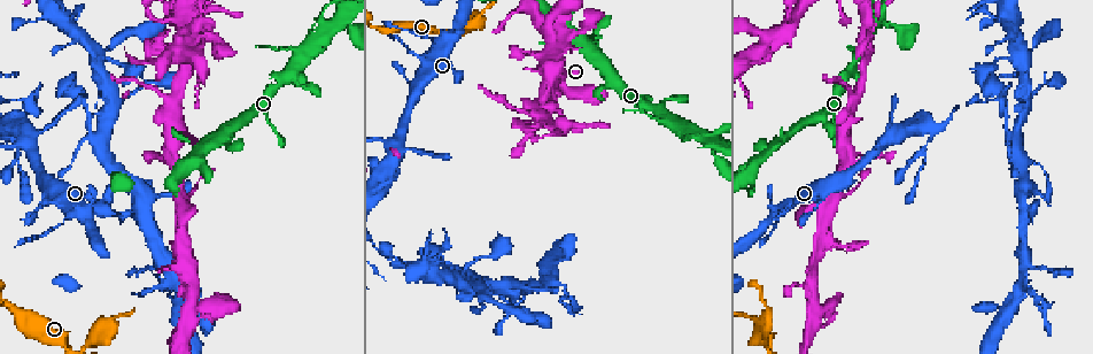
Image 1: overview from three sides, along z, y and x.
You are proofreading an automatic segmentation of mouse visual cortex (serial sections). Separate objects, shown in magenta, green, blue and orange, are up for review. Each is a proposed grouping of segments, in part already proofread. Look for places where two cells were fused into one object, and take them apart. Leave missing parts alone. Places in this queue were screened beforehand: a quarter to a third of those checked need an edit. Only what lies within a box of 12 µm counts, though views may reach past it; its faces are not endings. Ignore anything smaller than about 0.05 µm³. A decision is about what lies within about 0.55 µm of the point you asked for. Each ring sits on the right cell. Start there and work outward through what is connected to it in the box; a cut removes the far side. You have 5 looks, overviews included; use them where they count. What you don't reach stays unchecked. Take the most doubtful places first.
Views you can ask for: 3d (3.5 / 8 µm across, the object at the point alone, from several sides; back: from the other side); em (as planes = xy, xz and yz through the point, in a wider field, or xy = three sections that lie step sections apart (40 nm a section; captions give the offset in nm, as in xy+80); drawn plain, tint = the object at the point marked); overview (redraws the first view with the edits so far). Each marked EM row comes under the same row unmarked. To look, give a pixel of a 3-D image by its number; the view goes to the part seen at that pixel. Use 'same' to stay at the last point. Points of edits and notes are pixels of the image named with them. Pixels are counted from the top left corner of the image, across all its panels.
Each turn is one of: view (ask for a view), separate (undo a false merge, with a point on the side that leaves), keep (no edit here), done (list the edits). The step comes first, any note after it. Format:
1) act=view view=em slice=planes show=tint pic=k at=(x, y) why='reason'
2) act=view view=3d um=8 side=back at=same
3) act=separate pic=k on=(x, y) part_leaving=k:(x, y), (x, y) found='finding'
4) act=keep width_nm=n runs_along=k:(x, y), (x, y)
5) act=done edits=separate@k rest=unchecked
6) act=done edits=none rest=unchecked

act=view view=3d um=3.5 pic=1 at=(860, 52)

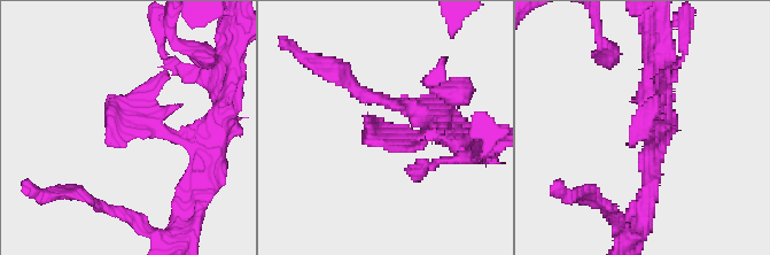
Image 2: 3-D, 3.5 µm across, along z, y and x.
act=view view=em slice=xy step=5 show=tint pic=2 at=(406, 130)

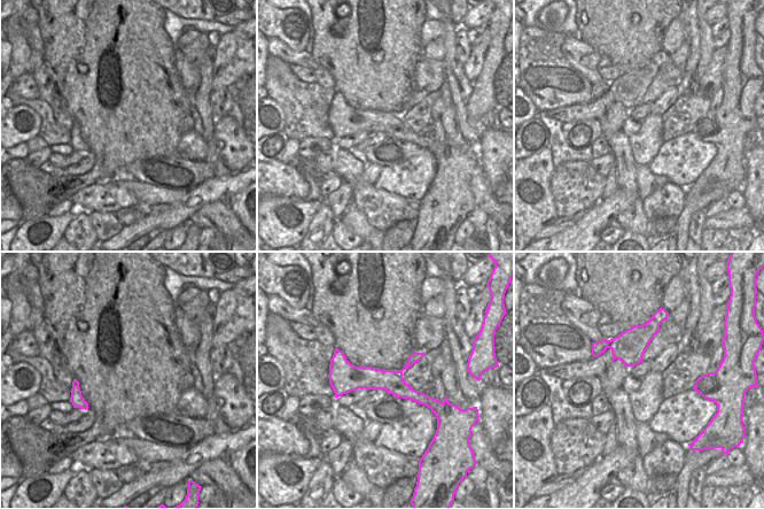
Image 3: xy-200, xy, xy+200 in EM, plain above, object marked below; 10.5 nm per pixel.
act=keep runs_along=3:(336, 373), (389, 379), (430, 401) found='all the same cell'

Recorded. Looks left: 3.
act=view view=3d um=3.5 pic=1 at=(17, 149) why='branch point'

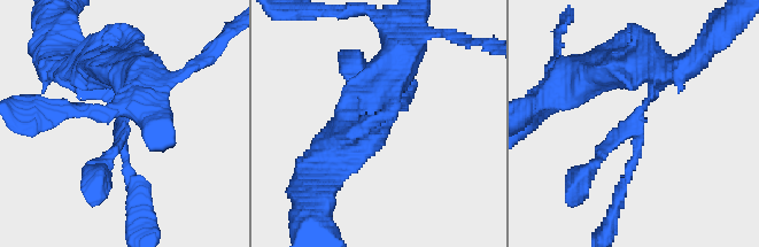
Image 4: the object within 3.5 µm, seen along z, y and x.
act=view view=em slice=xy step=3 show=tint pic=4 at=(119, 122) arms=3 arm_widths_nm=100,150,350

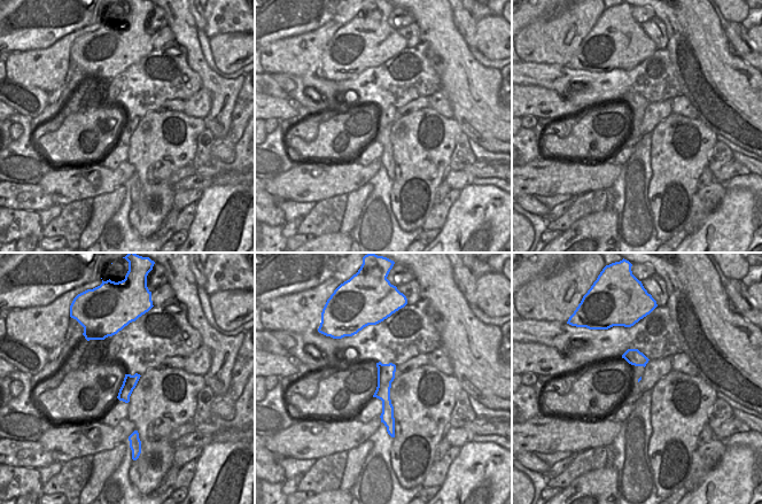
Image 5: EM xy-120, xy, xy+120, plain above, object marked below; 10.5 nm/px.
act=keep runs_along=5:(380, 366), (390, 431) found='all the same cell'

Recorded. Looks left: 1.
act=done edits=none rest=unchecked

